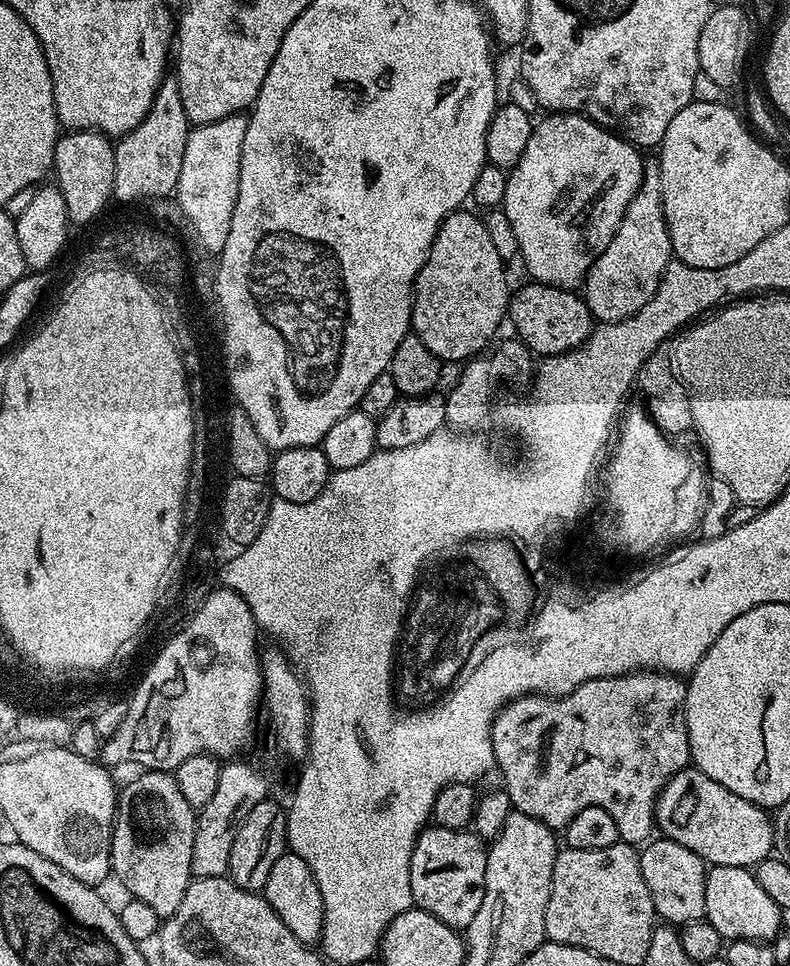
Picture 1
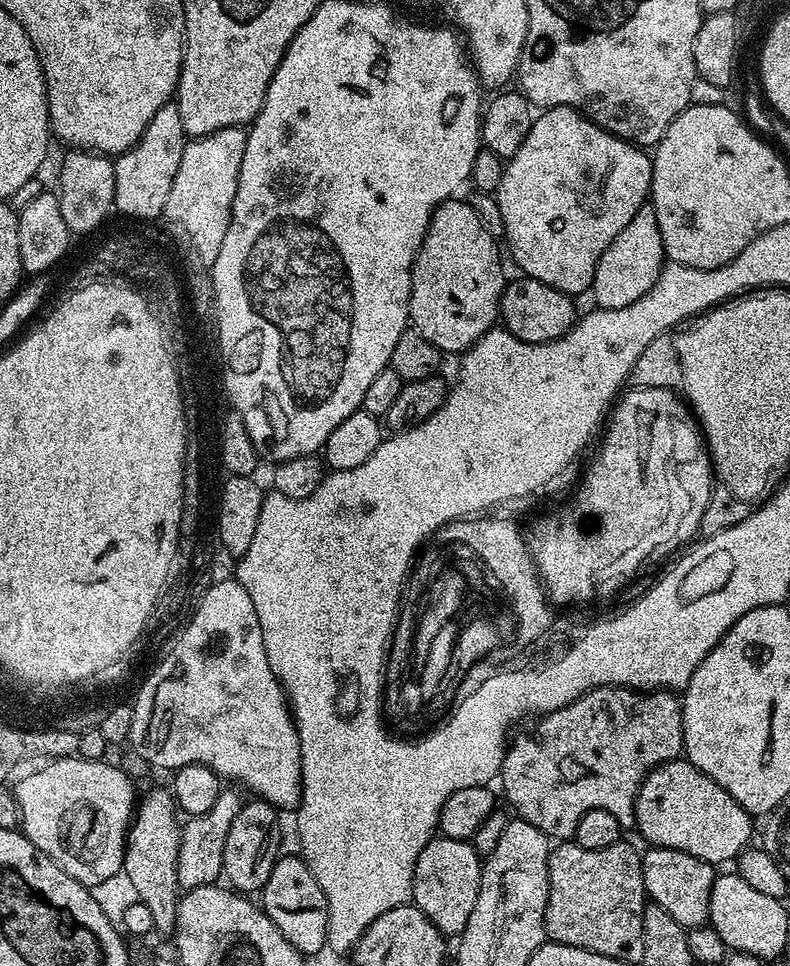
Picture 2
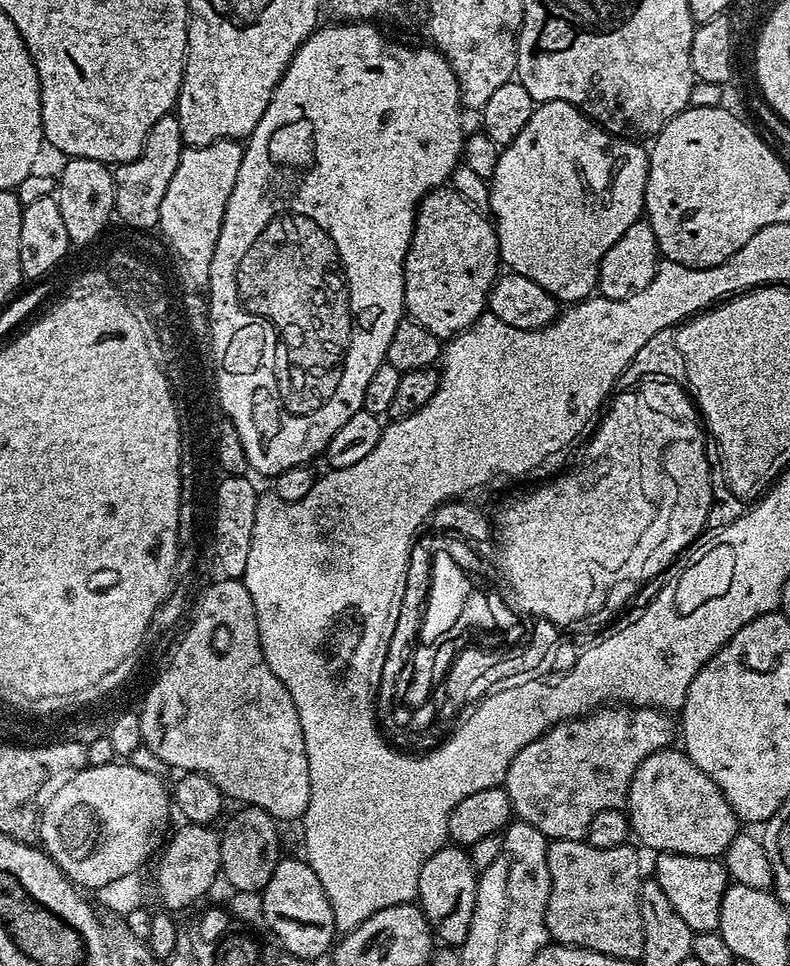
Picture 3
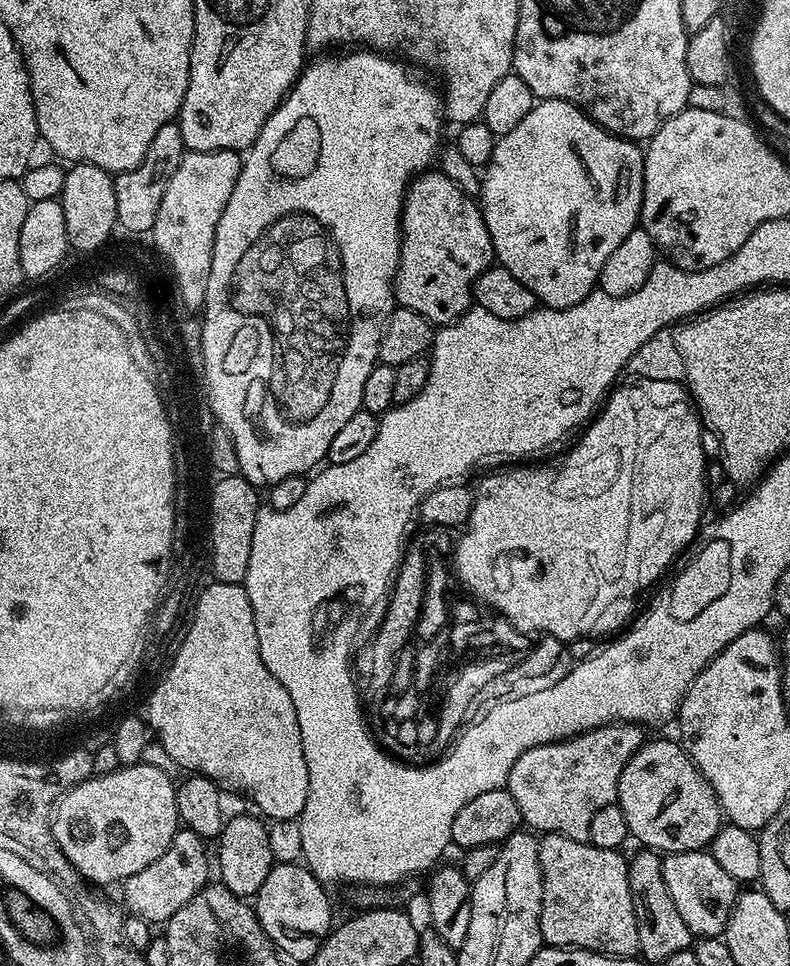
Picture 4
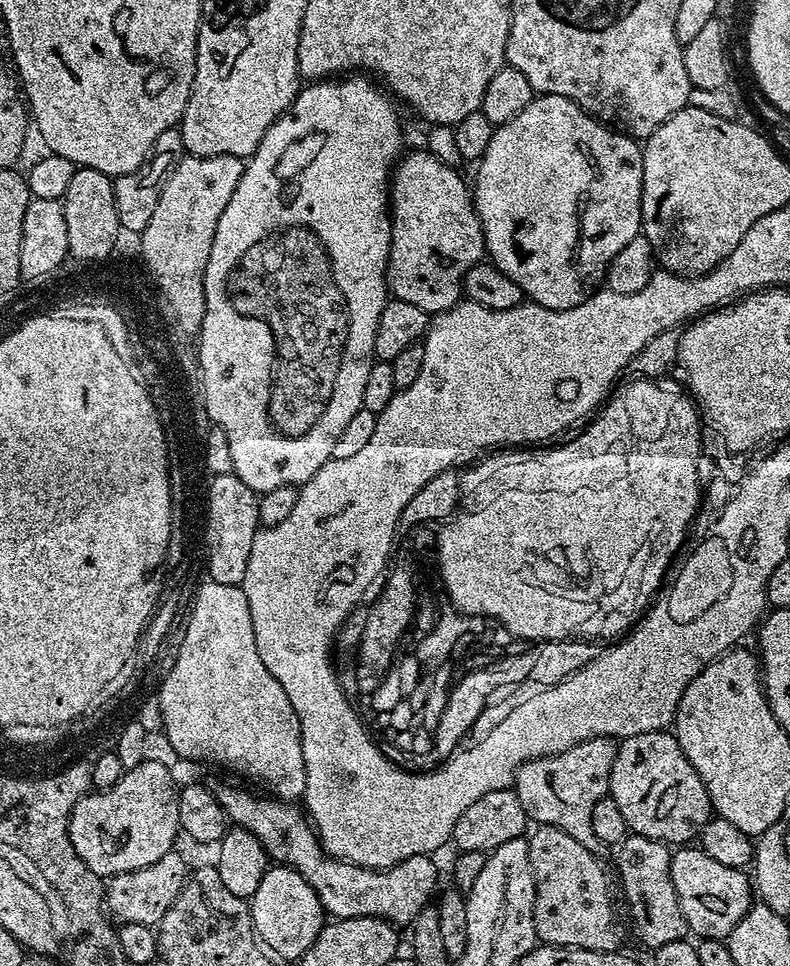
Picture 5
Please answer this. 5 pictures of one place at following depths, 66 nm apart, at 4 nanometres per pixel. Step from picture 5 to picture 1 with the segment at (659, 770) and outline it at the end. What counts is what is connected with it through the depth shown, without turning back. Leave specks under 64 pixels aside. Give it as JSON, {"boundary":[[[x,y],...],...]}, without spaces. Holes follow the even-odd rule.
{"boundary":[[[694,766],[684,768],[678,774],[670,777],[664,783],[664,789],[660,791],[660,797],[656,800],[656,822],[655,827],[660,828],[665,837],[682,846],[686,850],[694,850],[708,866],[734,866],[735,868],[751,869],[763,860],[773,855],[774,845],[772,843],[773,821],[765,809],[759,808],[754,802],[746,802],[746,798],[738,798],[726,786],[718,786],[714,778],[706,778]]]}

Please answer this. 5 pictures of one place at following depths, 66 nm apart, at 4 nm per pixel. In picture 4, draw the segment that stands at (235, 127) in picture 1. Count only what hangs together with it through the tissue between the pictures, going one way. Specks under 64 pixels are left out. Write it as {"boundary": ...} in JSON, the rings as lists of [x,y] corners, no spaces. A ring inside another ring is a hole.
{"boundary":[[[230,150],[185,151],[182,162],[178,162],[178,170],[174,170],[174,174],[166,186],[166,194],[162,194],[162,206],[158,206],[158,218],[154,218],[150,239],[158,250],[159,259],[168,257],[172,260],[173,267],[176,267],[176,273],[179,276],[178,290],[185,298],[185,304],[199,304],[202,291],[206,291],[208,277],[205,273],[210,272],[214,238],[218,230],[218,218],[222,218],[222,210],[226,210],[226,202],[229,201],[230,194],[234,194],[234,186],[238,182],[241,163],[241,153]]]}

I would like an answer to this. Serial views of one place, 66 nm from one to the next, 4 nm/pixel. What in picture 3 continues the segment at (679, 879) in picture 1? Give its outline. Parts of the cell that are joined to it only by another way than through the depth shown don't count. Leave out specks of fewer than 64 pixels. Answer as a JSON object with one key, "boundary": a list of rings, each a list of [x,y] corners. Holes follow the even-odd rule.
{"boundary":[[[661,852],[655,859],[654,878],[658,886],[662,886],[662,894],[670,898],[670,906],[678,910],[682,922],[686,922],[686,926],[690,926],[694,934],[717,931],[720,927],[722,898],[730,883],[730,877],[724,871],[723,863],[716,858],[687,856],[677,852]]]}

